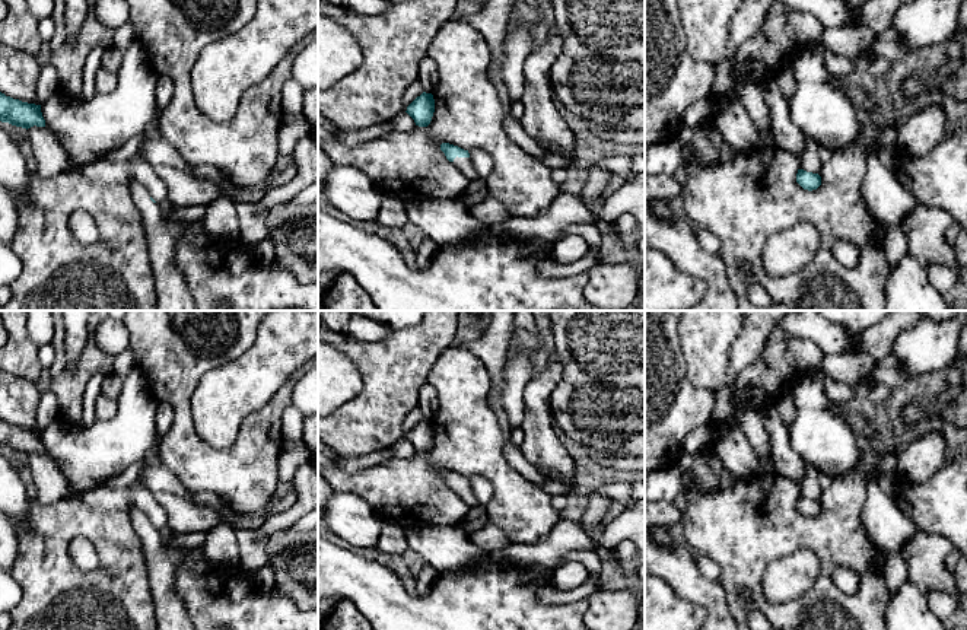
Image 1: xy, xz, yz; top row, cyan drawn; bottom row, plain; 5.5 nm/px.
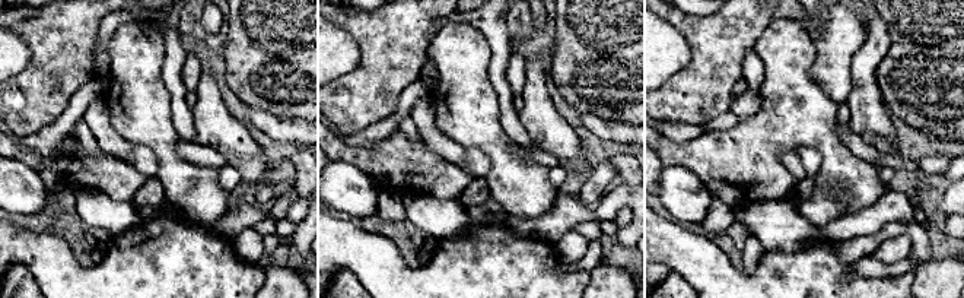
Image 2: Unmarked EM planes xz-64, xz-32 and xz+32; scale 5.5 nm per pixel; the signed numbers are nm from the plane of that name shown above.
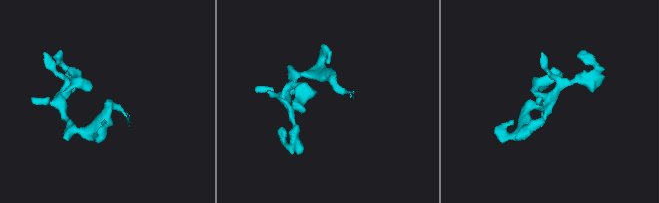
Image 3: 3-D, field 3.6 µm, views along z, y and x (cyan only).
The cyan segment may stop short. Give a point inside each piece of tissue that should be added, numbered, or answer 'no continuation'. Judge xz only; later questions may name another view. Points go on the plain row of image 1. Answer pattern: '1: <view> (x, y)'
1: xz (463, 490)

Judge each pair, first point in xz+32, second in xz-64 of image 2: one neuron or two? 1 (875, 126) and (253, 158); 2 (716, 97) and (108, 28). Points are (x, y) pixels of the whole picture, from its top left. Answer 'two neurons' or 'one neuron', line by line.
1: one neuron
2: two neurons

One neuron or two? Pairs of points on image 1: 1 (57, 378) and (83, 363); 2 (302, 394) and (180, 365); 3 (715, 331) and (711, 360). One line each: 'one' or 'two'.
1: one
2: two
3: one

